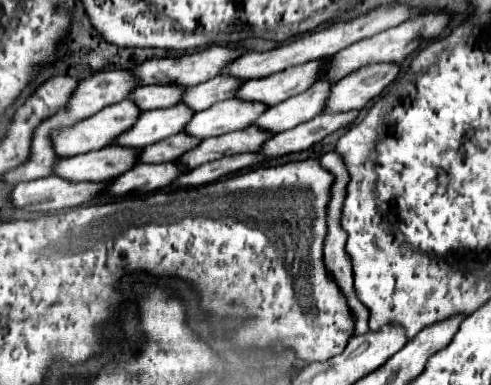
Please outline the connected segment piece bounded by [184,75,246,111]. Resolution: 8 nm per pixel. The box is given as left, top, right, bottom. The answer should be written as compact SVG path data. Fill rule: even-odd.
M218 75L210 81L204 81L200 85L194 85L194 87L188 87L184 91L184 103L196 111L204 111L208 107L212 107L214 103L218 101L224 101L224 99L232 99L240 85L244 85L246 81L238 79L238 77L230 77L230 75Z

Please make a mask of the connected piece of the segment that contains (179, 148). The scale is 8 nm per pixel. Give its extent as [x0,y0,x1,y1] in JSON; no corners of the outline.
[140,133,202,163]

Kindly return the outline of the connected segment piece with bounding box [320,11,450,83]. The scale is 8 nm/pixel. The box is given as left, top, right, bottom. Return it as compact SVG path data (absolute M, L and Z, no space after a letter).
M436 11L436 13L426 13L426 15L418 15L410 21L404 21L400 23L398 27L392 27L392 29L386 29L374 37L368 37L368 39L362 39L346 49L342 49L340 53L336 53L330 61L330 67L328 71L320 77L320 79L328 79L328 81L340 81L342 77L346 77L348 73L352 73L354 69L362 67L362 65L368 65L368 63L382 63L382 61L394 61L394 63L402 63L408 55L412 55L414 51L418 51L418 47L424 43L424 41L432 41L432 39L438 39L442 35L442 31L448 27L450 23L450 13L446 11Z

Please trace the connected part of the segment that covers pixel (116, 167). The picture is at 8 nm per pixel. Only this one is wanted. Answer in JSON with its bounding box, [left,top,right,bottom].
[54,145,140,181]

